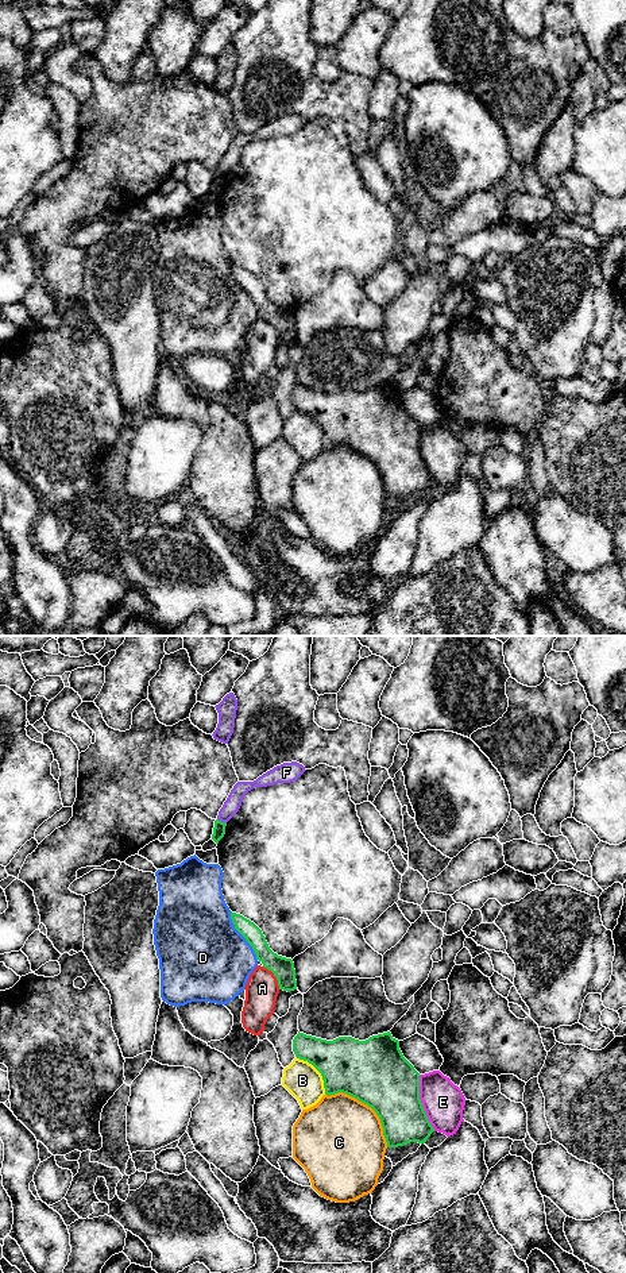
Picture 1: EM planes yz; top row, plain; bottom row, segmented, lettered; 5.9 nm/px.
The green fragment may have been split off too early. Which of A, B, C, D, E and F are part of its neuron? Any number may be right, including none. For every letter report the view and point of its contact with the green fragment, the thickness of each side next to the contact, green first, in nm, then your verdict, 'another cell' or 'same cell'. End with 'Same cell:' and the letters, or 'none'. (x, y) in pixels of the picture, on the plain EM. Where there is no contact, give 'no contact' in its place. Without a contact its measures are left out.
A: contact yz (274, 327); calibres 130 and 200 nm; another cell
B: contact yz (319, 423); calibres 340 and 220 nm; another cell
C: contact yz (367, 456); calibres 380 and 480 nm; another cell
D: contact yz (242, 286); calibres 110 and 480 nm; another cell
E: contact yz (421, 455); calibres 360 and 240 nm; another cell
F: contact yz (220, 173); calibres 80 and 100 nm; another cell
Same cell: none

